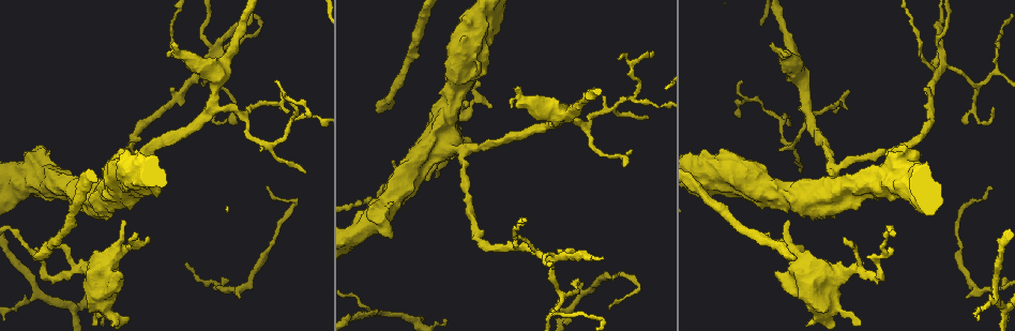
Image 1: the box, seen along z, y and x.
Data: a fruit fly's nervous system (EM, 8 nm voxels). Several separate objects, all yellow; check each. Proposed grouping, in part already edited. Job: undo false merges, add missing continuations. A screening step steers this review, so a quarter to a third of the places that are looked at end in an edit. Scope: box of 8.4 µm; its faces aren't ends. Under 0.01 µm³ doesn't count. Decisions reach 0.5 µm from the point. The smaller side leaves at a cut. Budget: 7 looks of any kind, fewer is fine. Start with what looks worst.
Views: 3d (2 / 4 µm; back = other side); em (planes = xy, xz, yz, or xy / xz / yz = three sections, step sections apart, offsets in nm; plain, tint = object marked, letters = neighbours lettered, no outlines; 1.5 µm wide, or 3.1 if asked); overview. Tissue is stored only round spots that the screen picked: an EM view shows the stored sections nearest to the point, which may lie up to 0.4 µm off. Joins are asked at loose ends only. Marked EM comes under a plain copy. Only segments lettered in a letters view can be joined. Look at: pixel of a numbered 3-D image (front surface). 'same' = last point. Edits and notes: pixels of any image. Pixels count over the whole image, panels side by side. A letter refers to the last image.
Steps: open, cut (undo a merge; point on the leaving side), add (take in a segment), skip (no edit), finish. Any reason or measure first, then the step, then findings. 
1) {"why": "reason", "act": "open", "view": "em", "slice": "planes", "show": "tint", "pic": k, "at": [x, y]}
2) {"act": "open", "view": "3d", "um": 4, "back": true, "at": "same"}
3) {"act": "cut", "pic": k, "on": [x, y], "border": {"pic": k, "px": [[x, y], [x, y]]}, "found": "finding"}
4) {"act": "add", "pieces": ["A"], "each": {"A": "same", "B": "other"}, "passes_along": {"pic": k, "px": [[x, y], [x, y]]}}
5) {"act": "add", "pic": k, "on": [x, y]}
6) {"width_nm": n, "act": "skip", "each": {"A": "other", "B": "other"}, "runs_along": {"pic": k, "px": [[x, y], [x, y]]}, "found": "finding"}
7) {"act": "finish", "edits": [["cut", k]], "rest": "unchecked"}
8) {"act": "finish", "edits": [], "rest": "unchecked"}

{"why": "thick end", "act": "open", "view": "em", "slice": "planes", "show": "letters", "pic": 1, "at": [518, 91]}

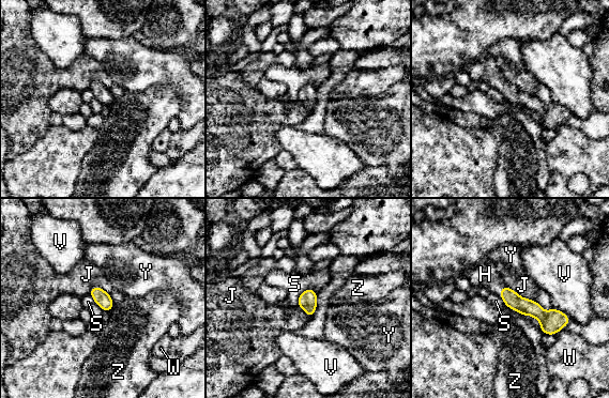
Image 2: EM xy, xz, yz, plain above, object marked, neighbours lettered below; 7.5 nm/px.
{"longest_contact_nm": ["J", 260], "act": "add", "pieces": ["H"], "each": {"H": "same", "J": "other", "S": "other", "V": "other", "W": "other", "Y": "other", "Z": "other"}, "passes_along": {"pic": 2, "px": [[524, 306], [501, 290], [485, 274]]}, "found": "the cell continues"}

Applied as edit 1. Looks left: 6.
{"why": "four arms meet", "act": "open", "view": "em", "slice": "yz", "step": 4, "show": "letters", "pic": 1, "at": [222, 90]}

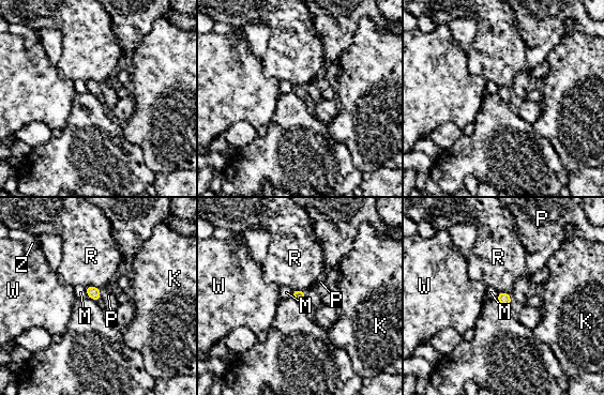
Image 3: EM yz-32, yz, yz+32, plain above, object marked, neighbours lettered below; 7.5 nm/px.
{"longest_contact_nm": ["R", 130], "act": "skip", "each": {"K": "other", "M": "other", "P": "other", "R": "other", "W": "other", "Z": "other"}, "border": {"pic": 3, "px": [[102, 289], [100, 297]]}, "found": "continuous, no second cell"}

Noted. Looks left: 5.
{"act": "finish", "edits": [["add", 2]], "rest": "unchecked"}

